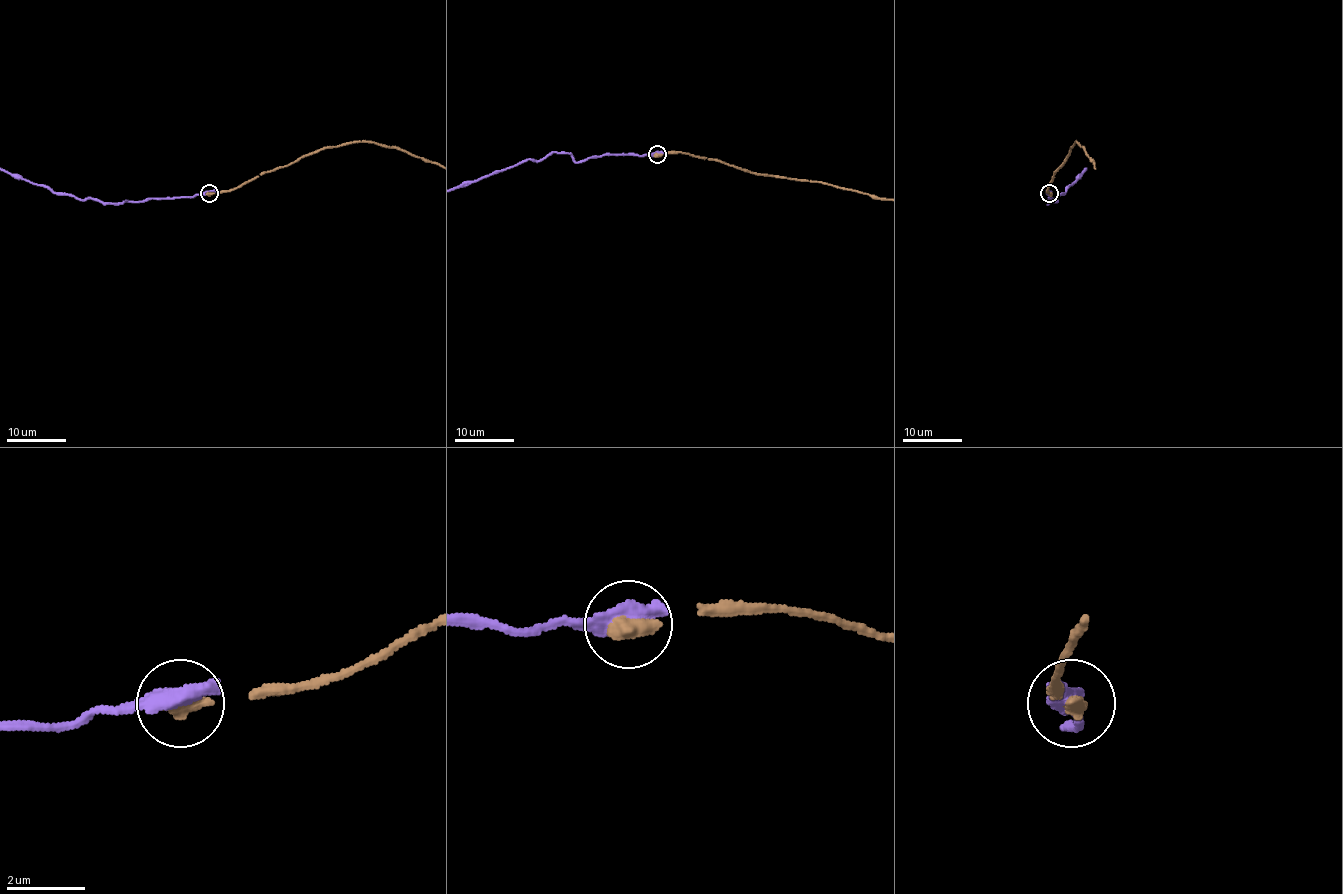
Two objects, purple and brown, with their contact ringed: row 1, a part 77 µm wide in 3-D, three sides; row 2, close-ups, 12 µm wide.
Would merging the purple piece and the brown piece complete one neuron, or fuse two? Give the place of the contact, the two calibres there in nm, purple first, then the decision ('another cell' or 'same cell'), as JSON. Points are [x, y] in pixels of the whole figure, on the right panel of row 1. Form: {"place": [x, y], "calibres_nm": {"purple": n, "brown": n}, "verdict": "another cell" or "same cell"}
{"place": [1049, 193], "calibres_nm": {"purple": 600, "brown": 460}, "verdict": "another cell"}

